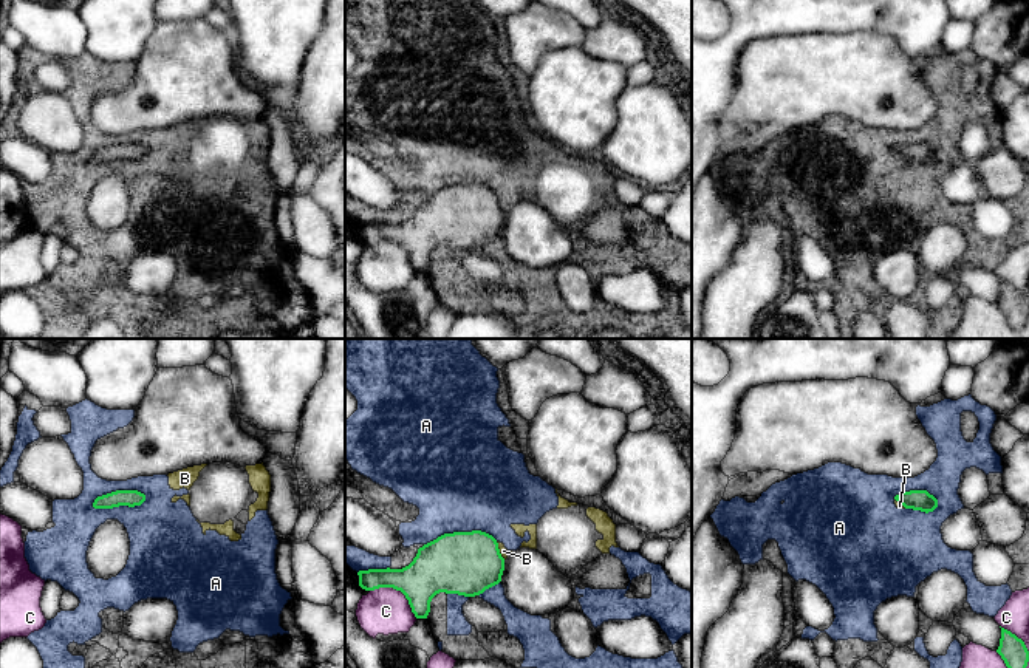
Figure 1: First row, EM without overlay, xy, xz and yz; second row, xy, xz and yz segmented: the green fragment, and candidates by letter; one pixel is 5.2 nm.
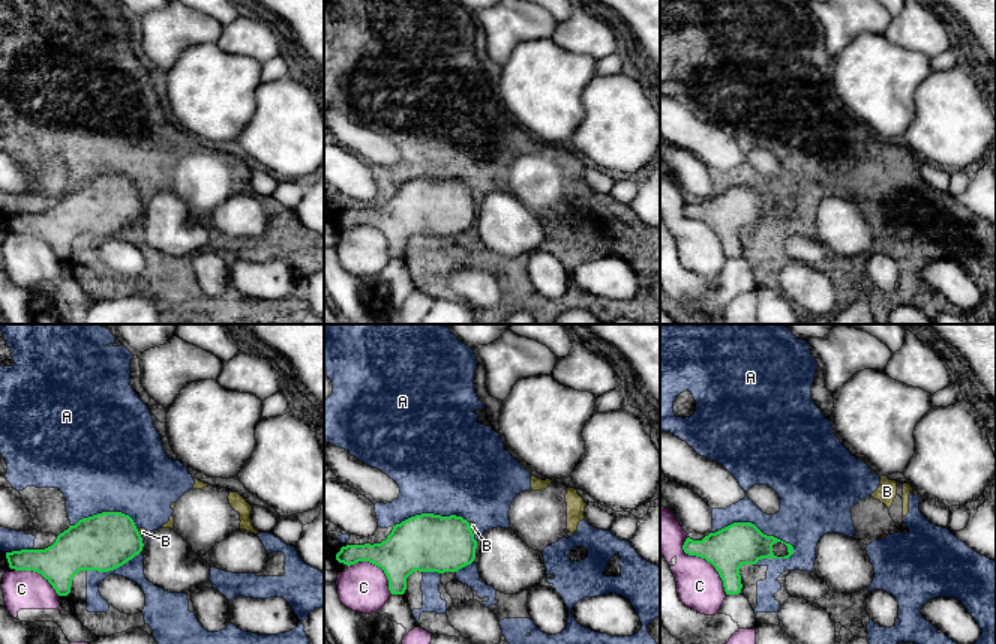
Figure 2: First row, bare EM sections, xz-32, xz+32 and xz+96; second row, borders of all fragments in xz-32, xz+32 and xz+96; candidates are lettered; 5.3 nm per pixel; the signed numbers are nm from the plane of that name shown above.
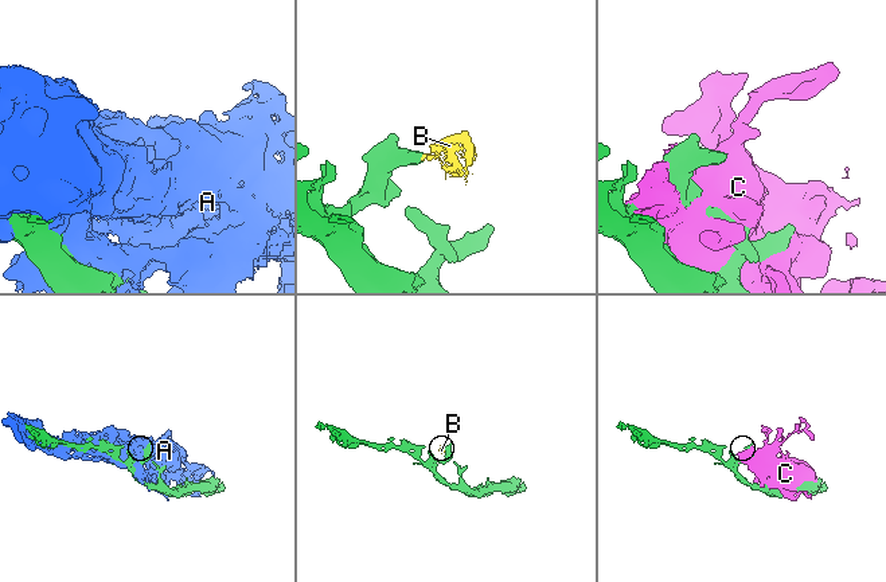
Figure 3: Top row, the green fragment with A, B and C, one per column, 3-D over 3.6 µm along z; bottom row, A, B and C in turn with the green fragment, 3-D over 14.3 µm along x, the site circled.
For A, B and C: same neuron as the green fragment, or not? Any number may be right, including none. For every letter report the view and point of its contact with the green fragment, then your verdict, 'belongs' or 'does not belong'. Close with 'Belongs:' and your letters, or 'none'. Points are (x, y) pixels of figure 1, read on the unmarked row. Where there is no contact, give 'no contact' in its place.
A: xy (119, 158) | does not belong
B: xz (499, 204) | does not belong
C: xz (398, 243) | does not belong
Belongs: none

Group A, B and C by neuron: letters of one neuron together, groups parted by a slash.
A B / C

